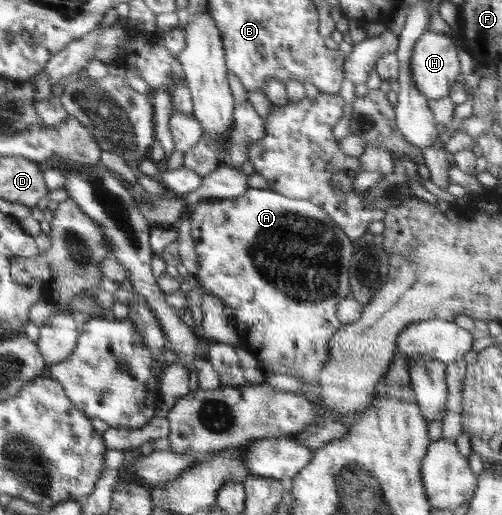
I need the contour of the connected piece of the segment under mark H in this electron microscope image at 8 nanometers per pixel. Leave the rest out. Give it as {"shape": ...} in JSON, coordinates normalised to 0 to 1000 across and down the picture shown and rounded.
{"shape":[[[851,58],[831,76],[817,107],[817,140],[825,167],[839,184],[855,194],[873,194],[894,186],[894,173],[910,157],[916,142],[912,97],[914,89],[908,87],[902,74],[886,64],[865,64]]]}

